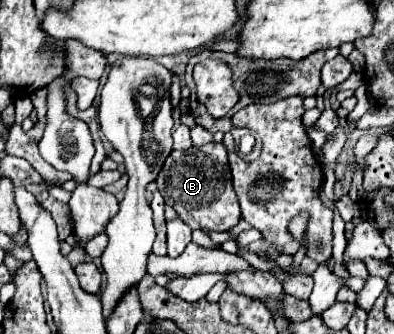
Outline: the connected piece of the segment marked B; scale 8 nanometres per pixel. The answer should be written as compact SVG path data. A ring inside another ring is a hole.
M209 143L203 147L189 147L187 151L173 151L157 177L159 193L165 203L171 203L177 215L191 223L191 229L229 231L241 219L241 209L231 187L231 169L227 149L223 143Z

